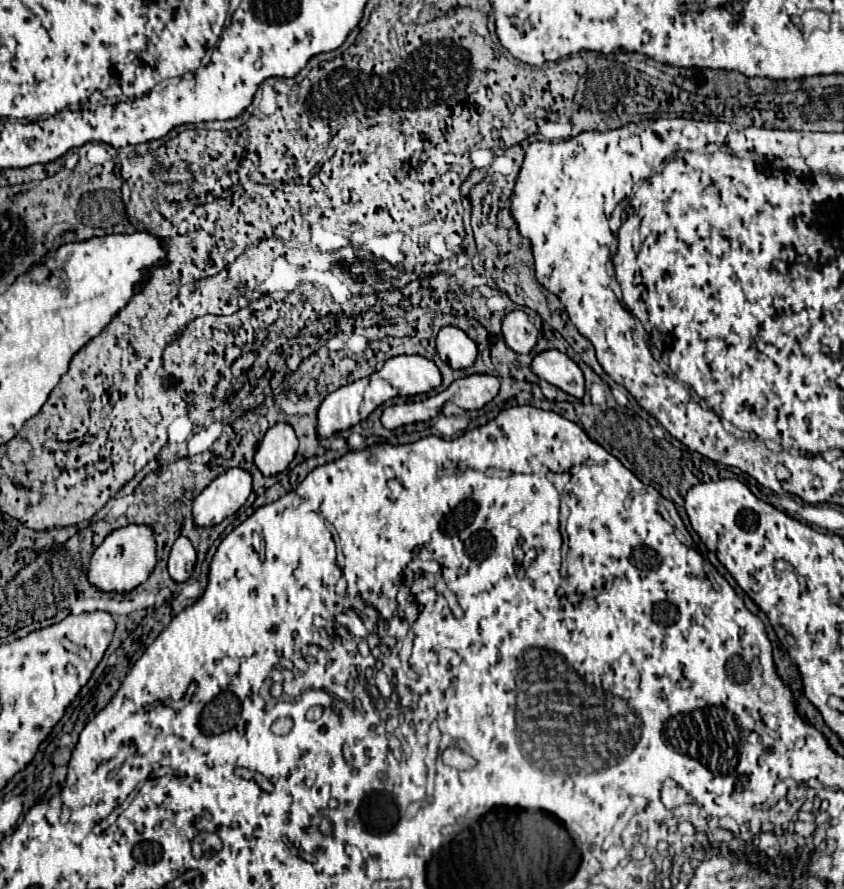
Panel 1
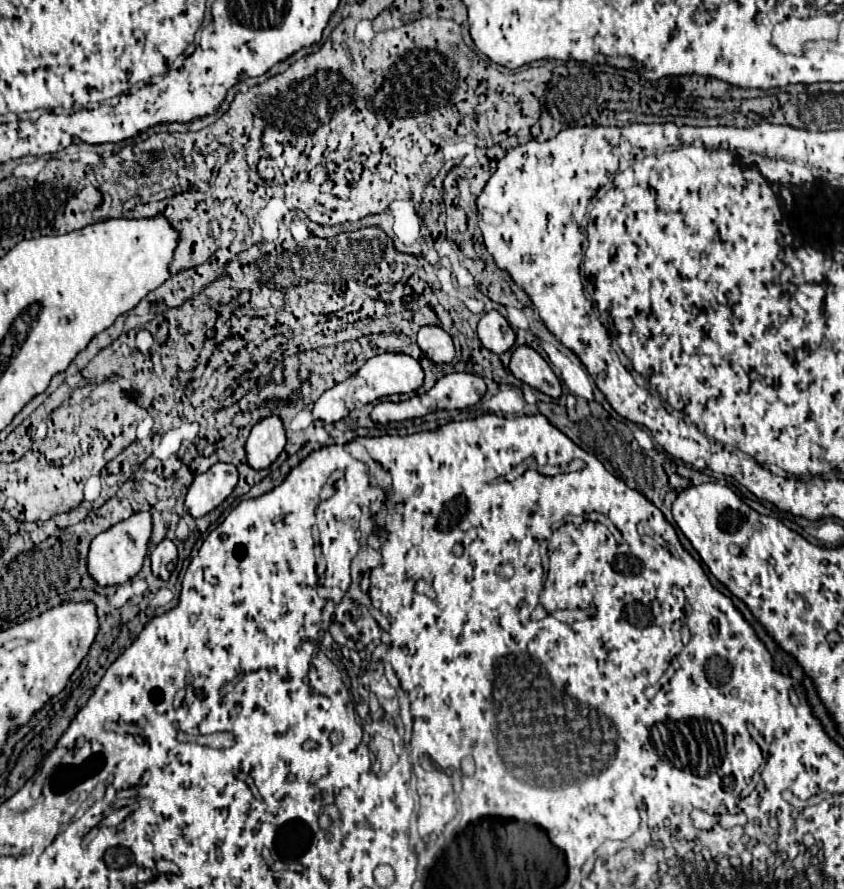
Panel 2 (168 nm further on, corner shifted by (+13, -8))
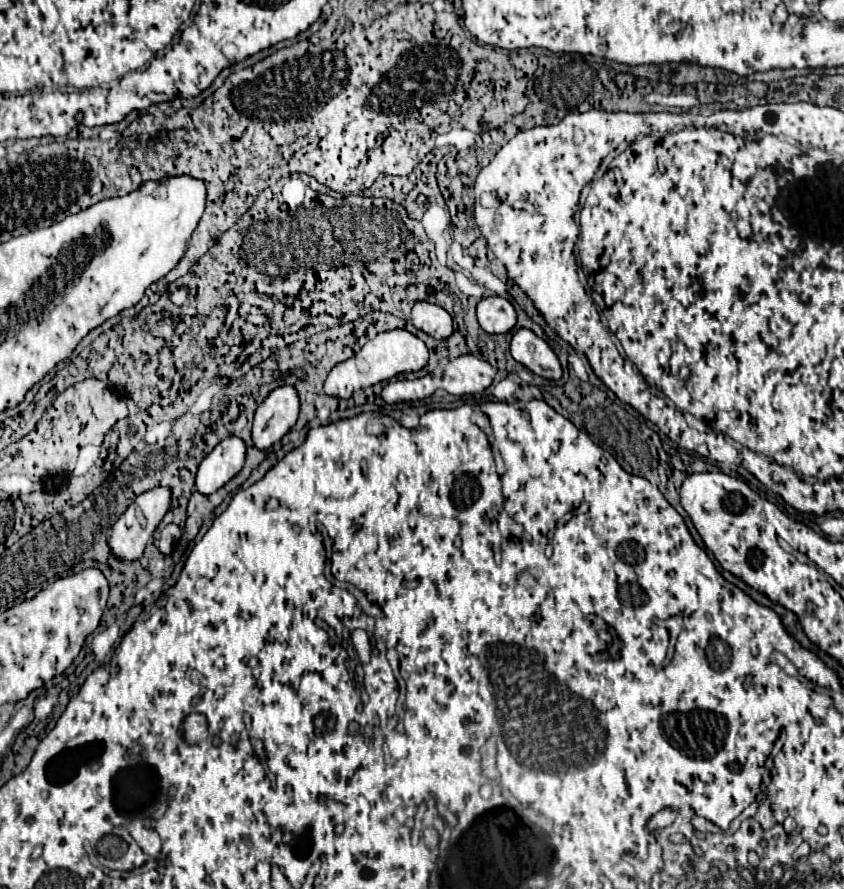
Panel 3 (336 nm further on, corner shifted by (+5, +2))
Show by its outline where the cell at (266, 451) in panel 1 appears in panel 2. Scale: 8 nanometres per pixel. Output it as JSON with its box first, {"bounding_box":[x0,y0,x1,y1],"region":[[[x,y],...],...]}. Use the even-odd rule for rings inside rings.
{"bounding_box":[245,415,285,469],"region":[[[277,415],[263,417],[257,425],[253,425],[245,451],[247,463],[253,469],[269,467],[285,447],[285,427]]]}

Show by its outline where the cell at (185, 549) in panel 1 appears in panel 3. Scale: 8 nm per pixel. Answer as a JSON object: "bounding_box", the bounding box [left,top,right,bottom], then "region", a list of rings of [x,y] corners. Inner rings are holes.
{"bounding_box":[159,525,181,555],"region":[[[167,525],[163,531],[161,531],[161,539],[159,539],[159,551],[163,555],[171,555],[173,551],[173,545],[181,539],[181,529],[177,525]]]}

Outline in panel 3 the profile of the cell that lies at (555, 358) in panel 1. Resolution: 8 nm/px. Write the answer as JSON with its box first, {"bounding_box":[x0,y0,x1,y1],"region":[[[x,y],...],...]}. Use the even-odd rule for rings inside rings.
{"bounding_box":[511,329,563,381],"region":[[[519,329],[511,339],[511,355],[515,361],[531,369],[535,375],[559,381],[563,375],[561,363],[553,349],[529,329]]]}

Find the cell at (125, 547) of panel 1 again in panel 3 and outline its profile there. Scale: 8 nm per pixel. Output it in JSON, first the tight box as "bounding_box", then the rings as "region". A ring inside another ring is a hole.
{"bounding_box":[109,487,171,561],"region":[[[155,487],[143,495],[139,495],[129,509],[117,519],[117,523],[111,527],[111,535],[109,535],[109,549],[111,555],[121,559],[121,561],[137,561],[143,557],[145,545],[149,543],[149,539],[153,537],[153,531],[157,529],[159,521],[163,519],[163,515],[167,513],[171,503],[171,491],[167,487]]]}

